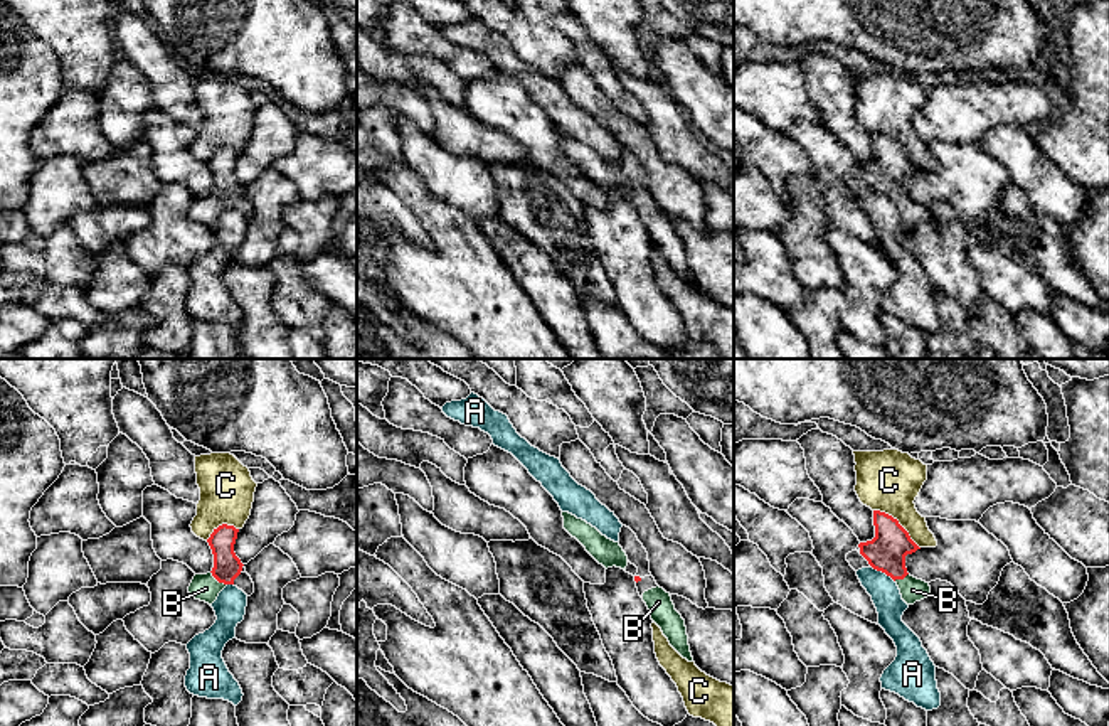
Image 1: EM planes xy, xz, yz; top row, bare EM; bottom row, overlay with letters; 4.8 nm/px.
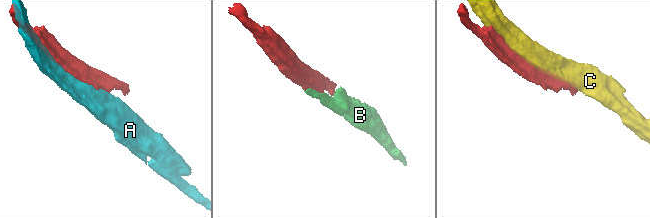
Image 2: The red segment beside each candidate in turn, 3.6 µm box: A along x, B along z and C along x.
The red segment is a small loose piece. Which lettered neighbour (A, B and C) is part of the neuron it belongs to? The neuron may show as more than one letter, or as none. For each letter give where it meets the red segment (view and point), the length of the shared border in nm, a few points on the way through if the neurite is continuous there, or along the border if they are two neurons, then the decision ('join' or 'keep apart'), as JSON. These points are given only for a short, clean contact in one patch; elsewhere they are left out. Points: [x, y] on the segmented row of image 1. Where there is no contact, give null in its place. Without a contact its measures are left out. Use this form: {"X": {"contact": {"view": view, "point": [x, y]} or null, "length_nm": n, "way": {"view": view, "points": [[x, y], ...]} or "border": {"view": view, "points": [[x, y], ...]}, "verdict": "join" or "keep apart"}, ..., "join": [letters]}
{"A": {"contact": {"view": "yz", "point": [884, 571]}, "length_nm": 130, "verdict": "keep apart"}, "B": {"contact": {"view": "xy", "point": [217, 580]}, "length_nm": 100, "verdict": "join"}, "C": {"contact": {"view": "yz", "point": [897, 523]}, "length_nm": 300, "verdict": "keep apart"}, "join": ["B"]}

